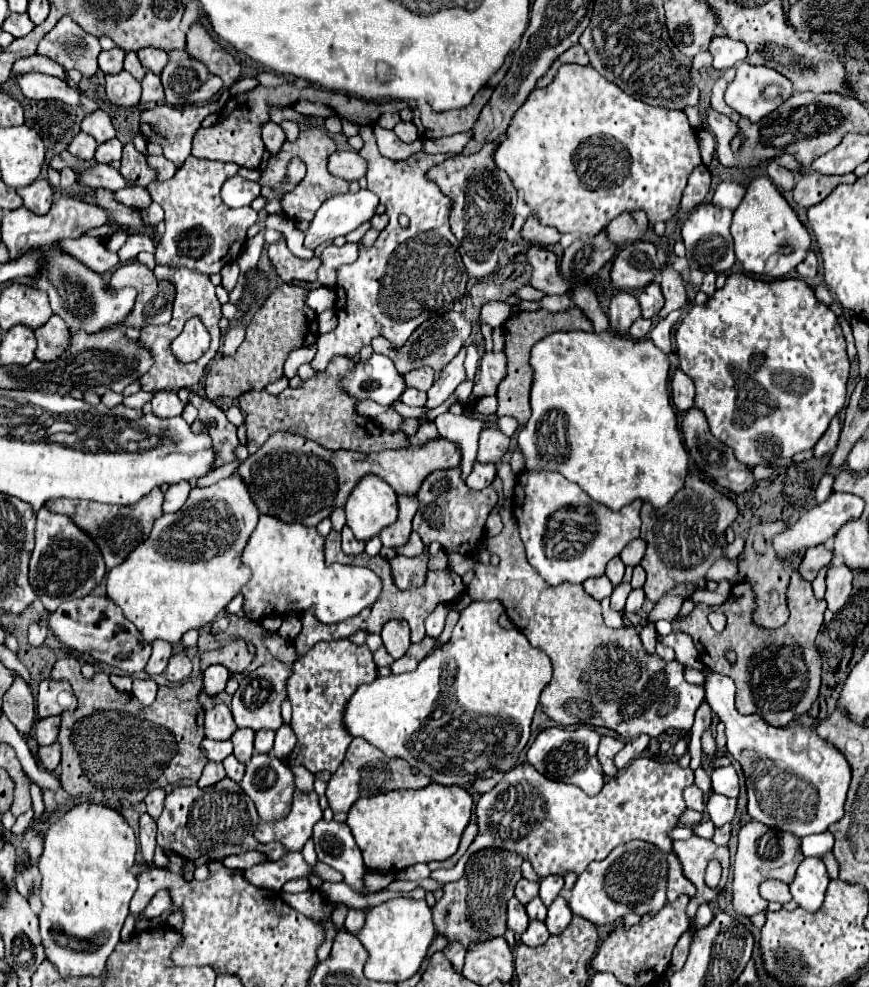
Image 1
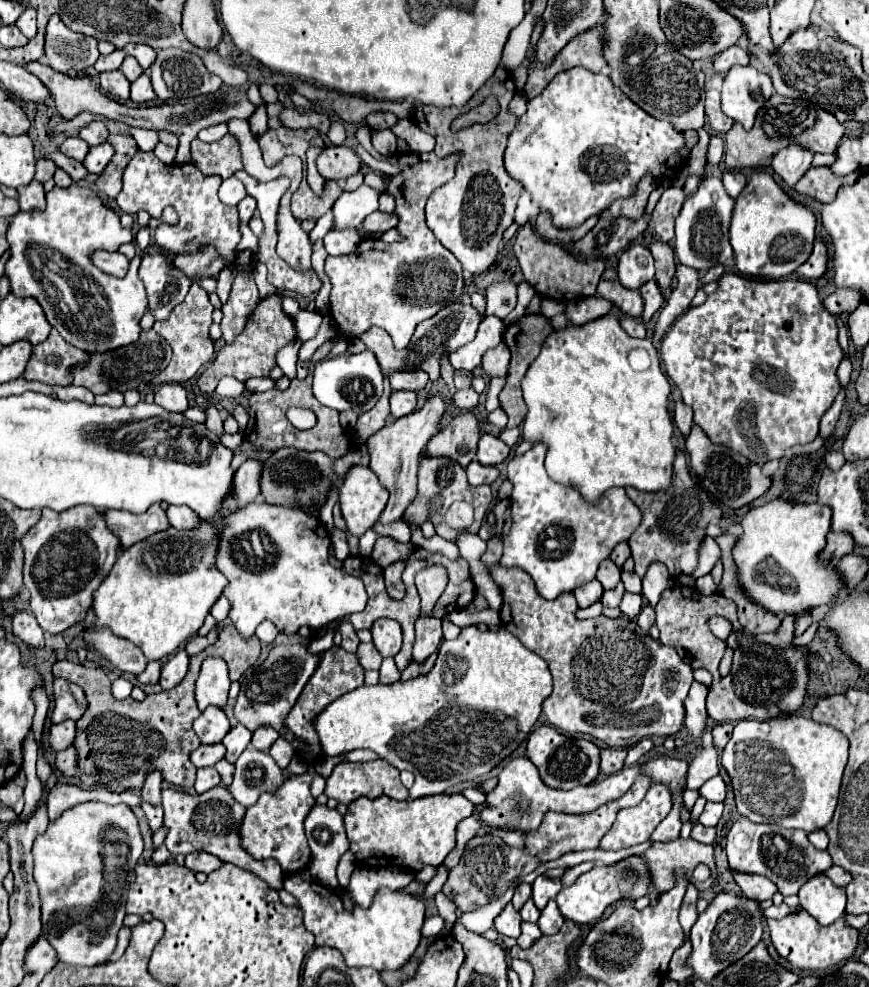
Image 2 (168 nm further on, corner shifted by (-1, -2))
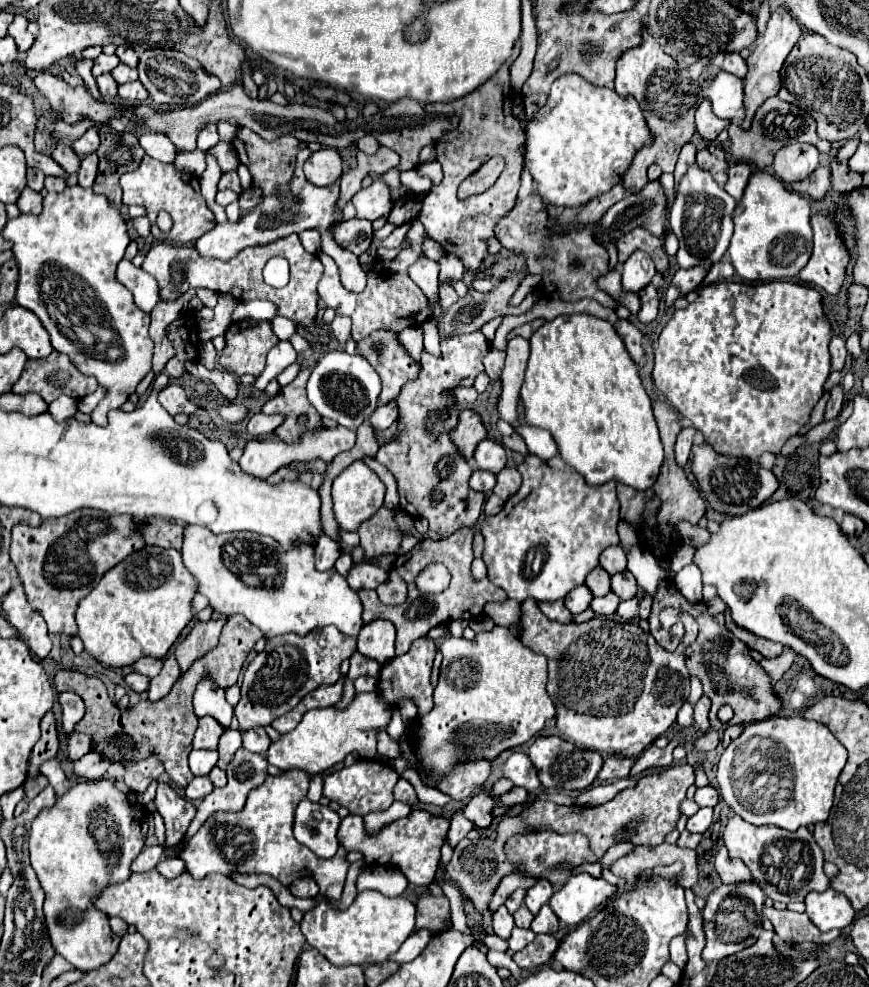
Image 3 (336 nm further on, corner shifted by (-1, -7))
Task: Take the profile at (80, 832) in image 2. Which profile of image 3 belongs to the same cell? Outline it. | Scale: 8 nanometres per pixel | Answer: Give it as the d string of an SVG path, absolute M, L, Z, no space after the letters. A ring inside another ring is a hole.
M109 780L79 782L57 804L43 810L29 830L29 856L45 890L45 926L57 954L71 962L77 970L95 970L107 964L119 946L119 936L109 926L109 916L95 910L95 894L113 882L125 882L131 876L131 862L139 856L147 834L147 812L139 804L125 802Z

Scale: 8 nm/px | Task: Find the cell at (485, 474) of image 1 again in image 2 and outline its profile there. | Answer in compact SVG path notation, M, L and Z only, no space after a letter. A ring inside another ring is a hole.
M471 461L467 467L467 477L469 477L469 483L473 487L491 485L499 477L499 469L497 467L485 467L479 461Z

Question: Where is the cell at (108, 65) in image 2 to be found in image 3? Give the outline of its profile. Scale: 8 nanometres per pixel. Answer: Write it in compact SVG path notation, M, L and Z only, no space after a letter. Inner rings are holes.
M101 54L101 56L95 60L95 64L93 64L93 76L97 78L97 76L101 76L101 74L105 74L105 72L111 72L117 64L119 64L119 58L117 58L115 54L113 54L113 56Z

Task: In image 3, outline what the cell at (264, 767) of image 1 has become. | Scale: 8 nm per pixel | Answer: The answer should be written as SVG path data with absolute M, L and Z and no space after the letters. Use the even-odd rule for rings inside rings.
M241 748L231 764L227 766L227 786L215 788L201 804L195 820L191 822L185 834L183 845L199 830L199 826L215 812L235 812L241 810L247 802L249 790L261 786L267 778L267 758L263 754L253 754Z

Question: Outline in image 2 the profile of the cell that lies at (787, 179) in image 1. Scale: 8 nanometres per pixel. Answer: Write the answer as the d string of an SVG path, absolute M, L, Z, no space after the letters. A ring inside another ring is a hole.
M791 143L775 155L771 167L785 179L789 187L793 187L811 167L811 161L813 161L813 151L805 149L803 145Z

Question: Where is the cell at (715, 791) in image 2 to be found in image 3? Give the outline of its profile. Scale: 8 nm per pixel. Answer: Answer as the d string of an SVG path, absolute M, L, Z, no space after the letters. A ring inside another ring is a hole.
M705 786L705 788L697 788L695 794L695 802L699 806L717 806L719 800L719 792L713 786Z

